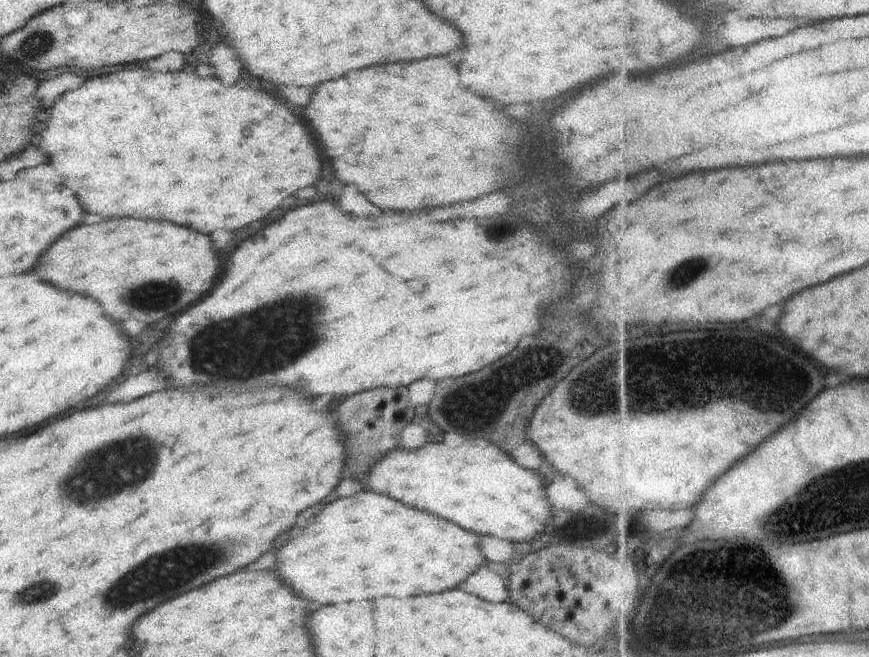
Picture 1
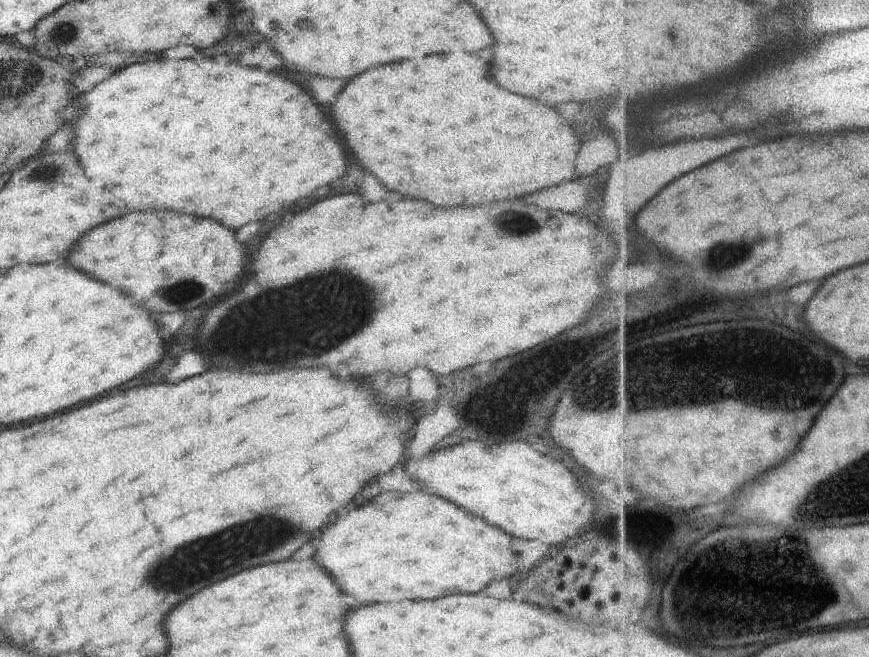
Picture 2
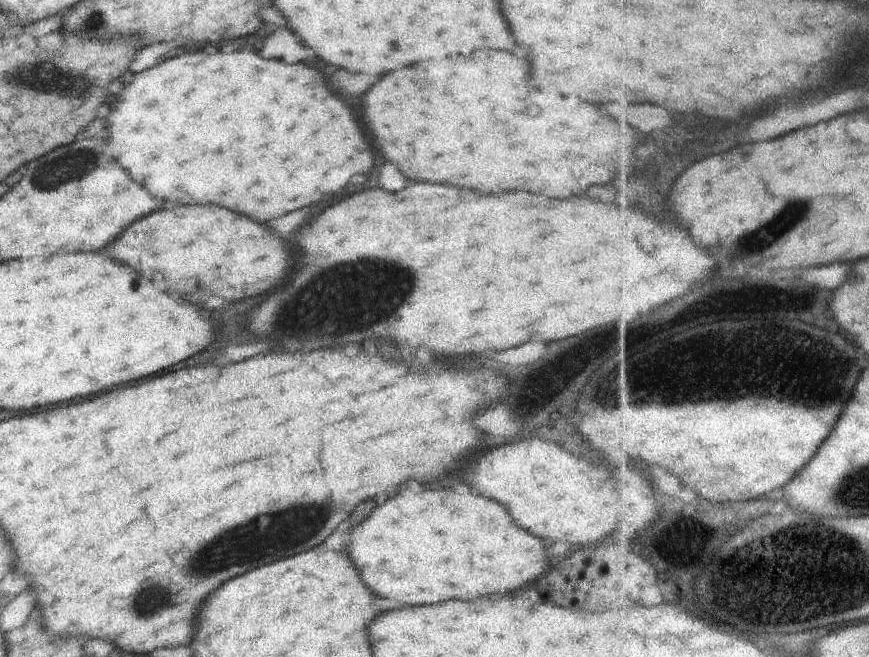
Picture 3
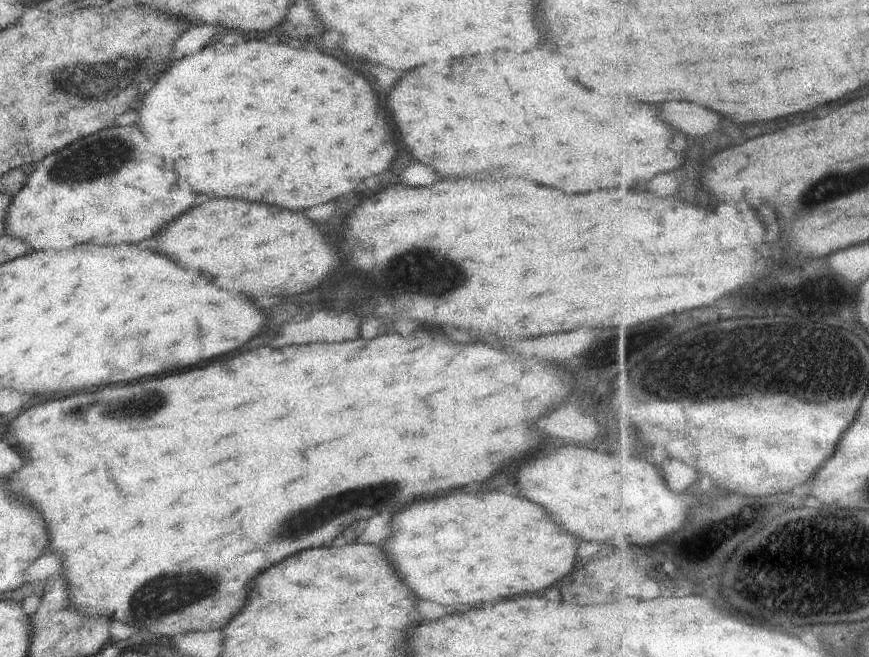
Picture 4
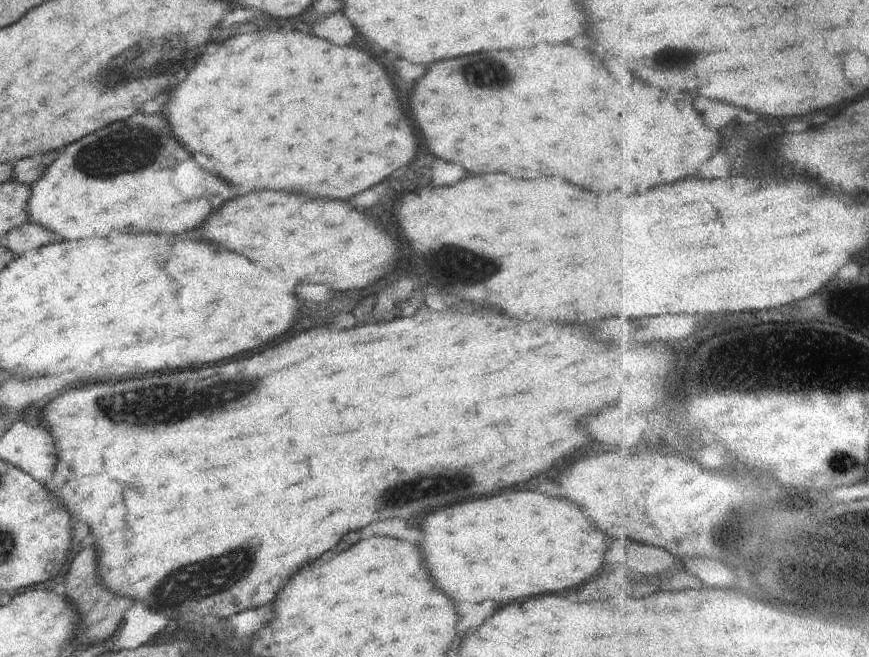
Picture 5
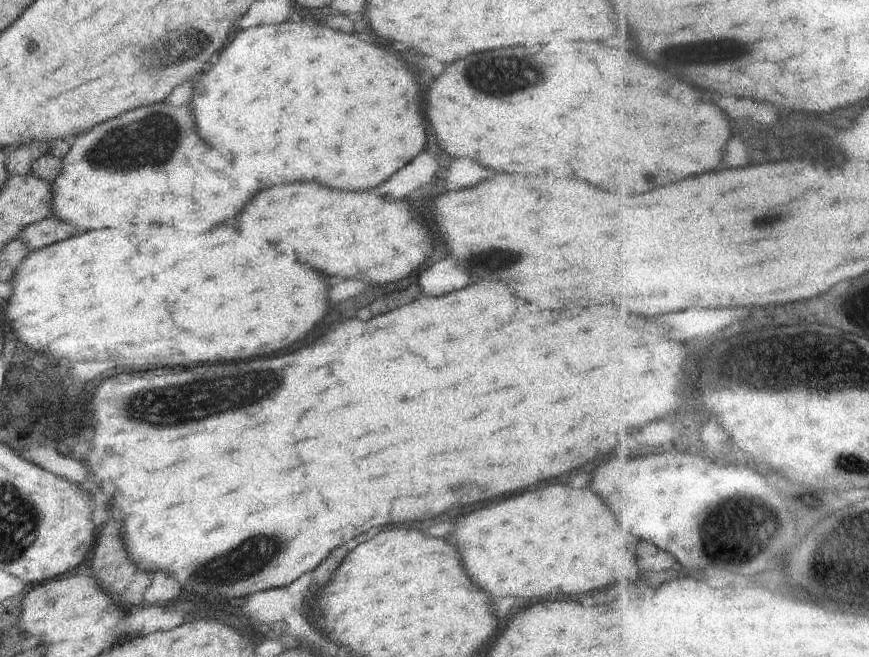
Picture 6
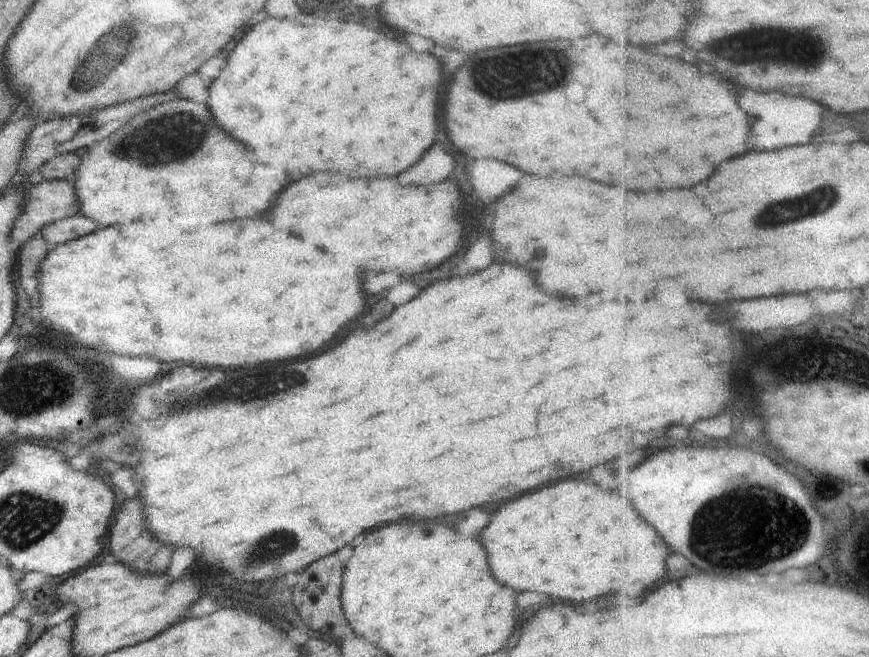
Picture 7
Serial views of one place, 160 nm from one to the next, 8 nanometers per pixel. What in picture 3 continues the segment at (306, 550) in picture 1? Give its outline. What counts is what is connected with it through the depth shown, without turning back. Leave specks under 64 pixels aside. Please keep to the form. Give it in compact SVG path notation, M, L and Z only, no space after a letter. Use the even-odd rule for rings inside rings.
M402 490L396 496L388 498L384 504L376 506L372 510L372 514L364 522L360 522L358 526L350 528L350 544L344 550L350 556L350 560L356 564L356 568L360 568L358 570L360 579L362 579L364 586L373 595L380 596L380 598L392 598L392 600L396 600L400 604L414 606L418 604L436 604L436 602L444 602L450 600L450 598L474 600L484 595L498 596L498 594L510 594L513 590L518 590L518 588L524 586L526 582L532 582L548 567L553 566L555 560L546 556L546 548L550 544L552 544L551 540L541 539L527 530L516 526L510 520L508 512L500 504L490 502L486 498L480 498L478 494L456 494L456 492L450 492L450 490L424 490L420 494L414 494L410 490Z

